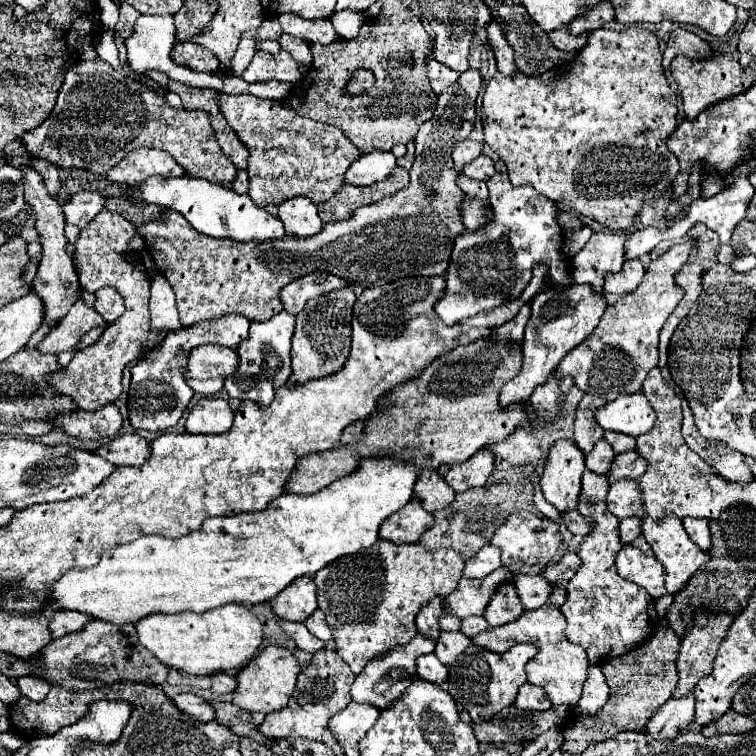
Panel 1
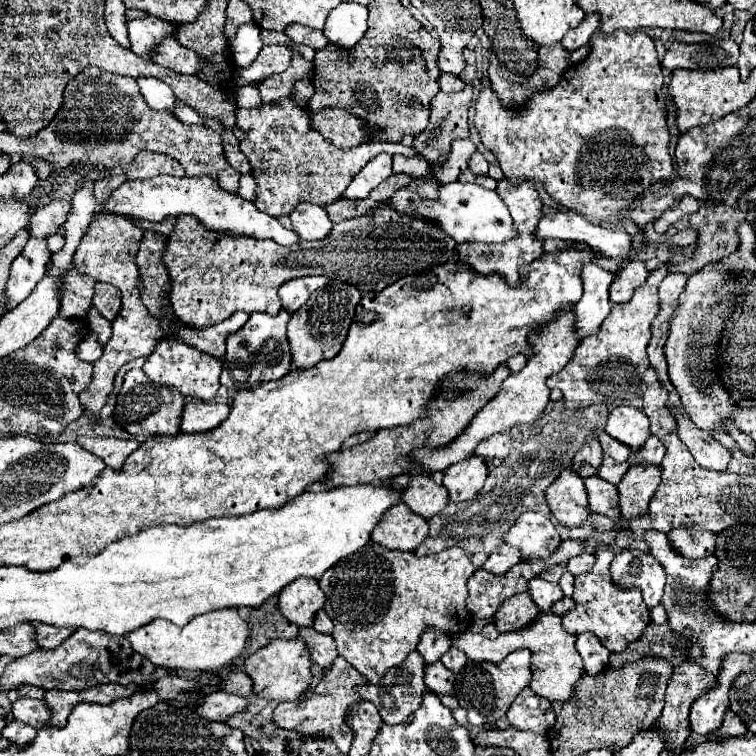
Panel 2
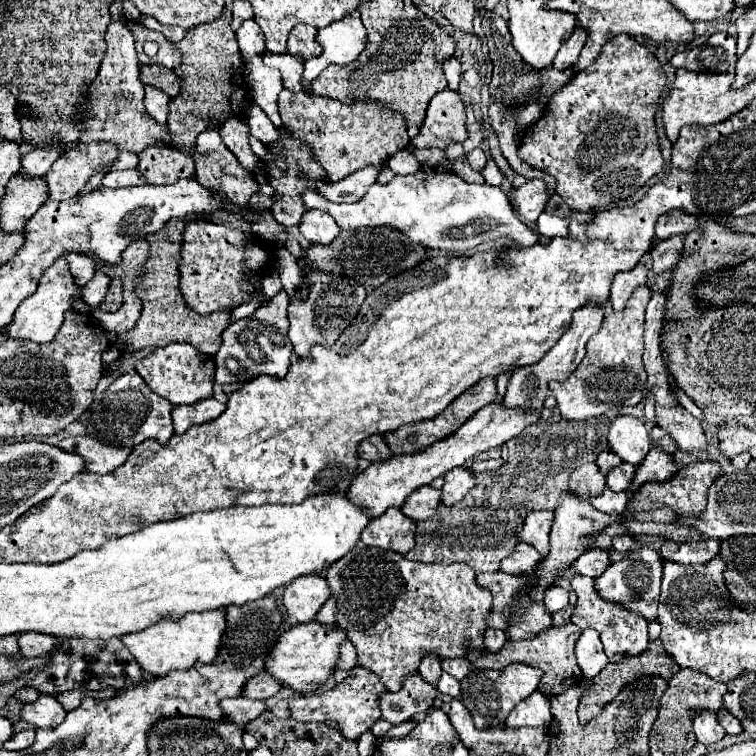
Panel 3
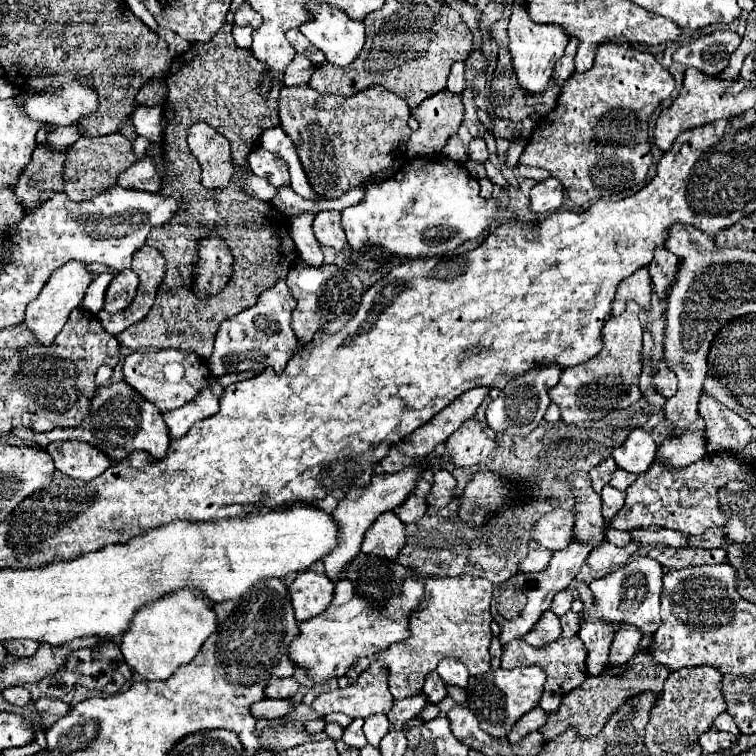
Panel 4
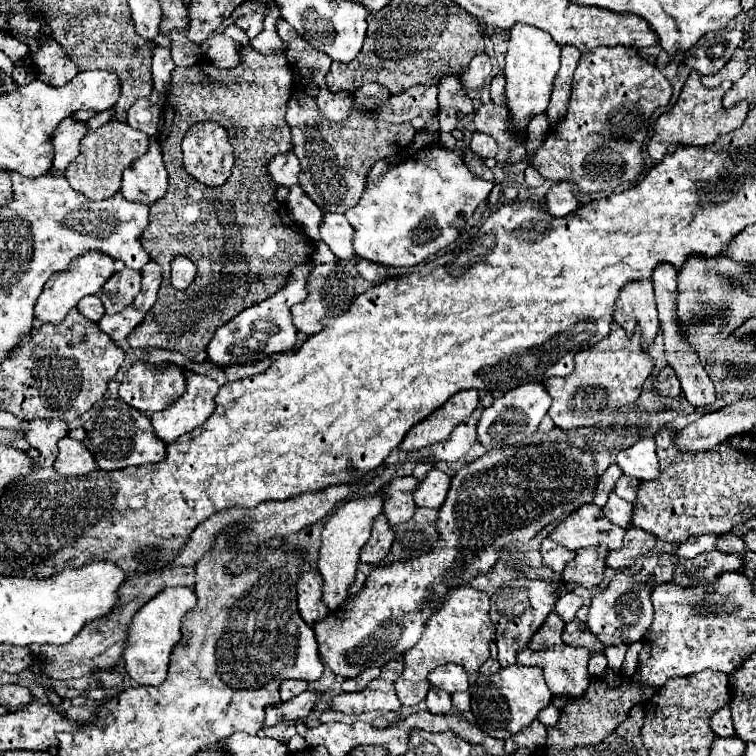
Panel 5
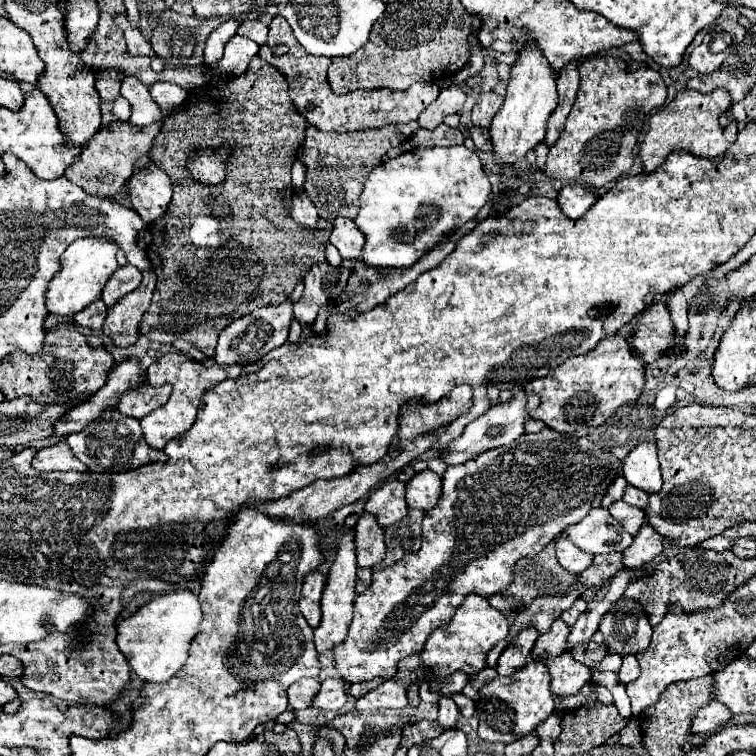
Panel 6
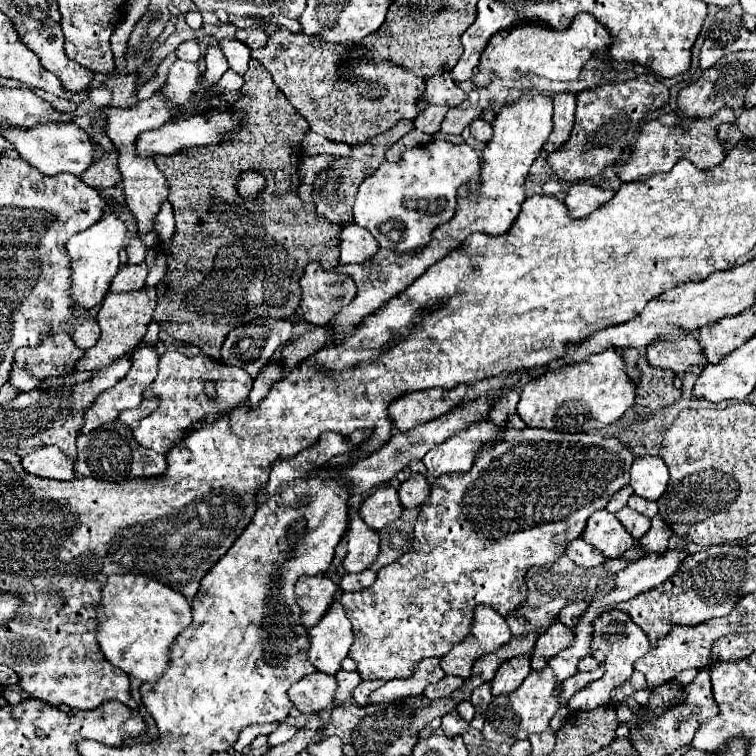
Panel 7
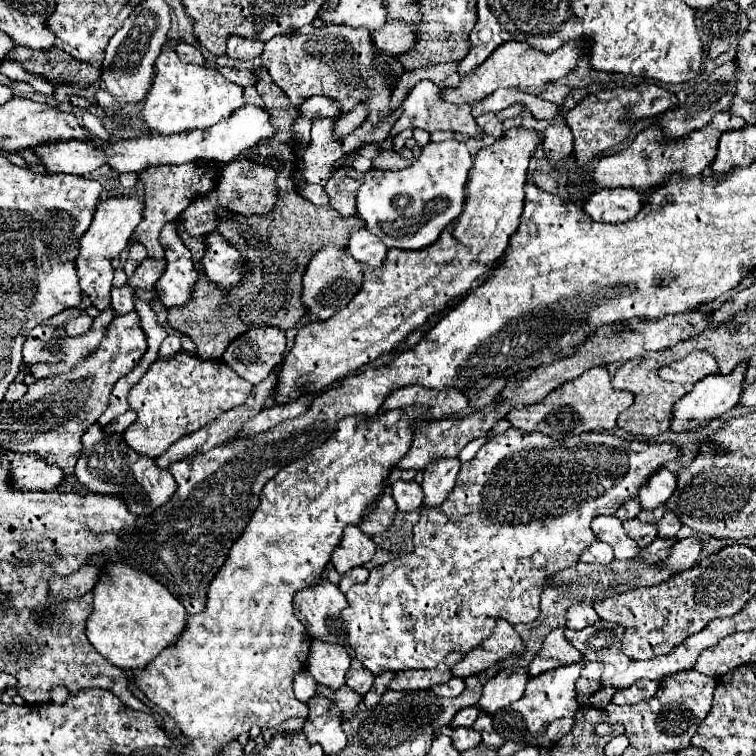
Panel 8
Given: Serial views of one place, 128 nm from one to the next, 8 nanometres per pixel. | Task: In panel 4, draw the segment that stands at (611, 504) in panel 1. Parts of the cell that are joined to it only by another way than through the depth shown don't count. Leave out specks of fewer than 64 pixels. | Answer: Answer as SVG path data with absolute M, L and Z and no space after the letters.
M682 432L680 436L670 436L658 448L658 456L664 464L672 468L690 466L706 454L706 436L704 432Z

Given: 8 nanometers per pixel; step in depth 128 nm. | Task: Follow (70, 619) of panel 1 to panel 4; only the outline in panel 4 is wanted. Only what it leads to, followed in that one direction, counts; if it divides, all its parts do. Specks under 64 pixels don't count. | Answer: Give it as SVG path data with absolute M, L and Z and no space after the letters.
M8 640L4 644L4 648L10 656L28 658L28 656L34 656L34 652L38 650L38 642L34 642L34 640Z

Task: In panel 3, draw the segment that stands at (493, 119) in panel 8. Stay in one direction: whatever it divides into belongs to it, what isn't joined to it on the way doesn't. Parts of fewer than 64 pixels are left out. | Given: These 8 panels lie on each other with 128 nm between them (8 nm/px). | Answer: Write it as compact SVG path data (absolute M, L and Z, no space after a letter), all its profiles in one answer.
M474 148L466 158L468 158L470 166L472 166L474 170L478 170L478 172L486 166L486 154L482 152L482 148Z

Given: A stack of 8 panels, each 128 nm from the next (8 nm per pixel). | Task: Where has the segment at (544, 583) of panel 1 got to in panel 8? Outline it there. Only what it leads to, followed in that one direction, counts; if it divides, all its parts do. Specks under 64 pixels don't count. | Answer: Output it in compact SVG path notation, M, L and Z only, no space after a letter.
M580 602L580 604L574 604L568 610L568 624L566 624L566 628L570 628L570 630L582 630L582 628L594 624L596 620L598 620L596 610L590 604Z

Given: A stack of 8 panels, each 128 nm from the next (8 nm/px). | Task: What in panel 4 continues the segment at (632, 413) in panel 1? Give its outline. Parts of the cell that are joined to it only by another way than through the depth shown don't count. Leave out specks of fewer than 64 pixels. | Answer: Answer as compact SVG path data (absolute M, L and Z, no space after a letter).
M636 428L630 432L626 442L614 450L614 460L618 468L626 472L644 474L656 458L656 448L658 446L652 440L652 436L646 430Z

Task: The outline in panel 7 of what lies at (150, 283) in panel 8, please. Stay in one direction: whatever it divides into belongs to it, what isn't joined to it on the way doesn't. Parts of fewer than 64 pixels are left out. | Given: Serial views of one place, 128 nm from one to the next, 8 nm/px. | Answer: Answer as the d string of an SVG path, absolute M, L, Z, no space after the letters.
M136 264L136 266L124 266L118 270L110 284L110 292L130 292L130 290L140 290L146 282L148 268L146 264Z

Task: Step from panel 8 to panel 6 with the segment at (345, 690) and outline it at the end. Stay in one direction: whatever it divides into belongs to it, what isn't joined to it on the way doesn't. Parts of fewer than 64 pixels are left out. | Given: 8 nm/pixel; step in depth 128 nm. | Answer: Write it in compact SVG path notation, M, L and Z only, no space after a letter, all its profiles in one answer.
M302 678L302 680L294 682L288 688L290 708L292 710L306 710L306 708L310 708L314 696L318 694L318 688L320 688L320 680L318 678Z

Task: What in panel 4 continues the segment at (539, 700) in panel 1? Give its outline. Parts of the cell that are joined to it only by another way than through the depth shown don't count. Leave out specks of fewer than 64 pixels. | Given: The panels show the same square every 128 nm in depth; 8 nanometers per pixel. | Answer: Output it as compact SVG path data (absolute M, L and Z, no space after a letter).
M536 706L534 710L530 710L528 714L524 714L524 716L516 722L516 726L512 728L512 732L510 732L506 738L514 744L514 742L522 740L526 734L540 730L544 724L546 724L546 712L544 712L540 706Z

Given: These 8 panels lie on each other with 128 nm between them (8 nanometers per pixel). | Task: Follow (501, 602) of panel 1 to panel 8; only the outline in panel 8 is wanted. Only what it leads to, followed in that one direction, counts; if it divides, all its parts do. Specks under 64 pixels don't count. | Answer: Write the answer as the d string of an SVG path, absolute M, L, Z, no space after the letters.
M556 628L544 640L542 650L530 662L528 672L530 672L530 676L540 676L546 670L554 670L554 668L568 666L568 664L582 662L582 660L584 660L584 656L572 644L568 644L568 640L564 636L564 628Z

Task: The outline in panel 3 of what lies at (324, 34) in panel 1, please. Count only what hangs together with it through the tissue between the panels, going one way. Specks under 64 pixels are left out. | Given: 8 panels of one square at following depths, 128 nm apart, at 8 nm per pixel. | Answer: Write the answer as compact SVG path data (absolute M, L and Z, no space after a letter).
M298 24L288 36L288 52L294 54L294 56L302 56L302 58L320 56L322 46L316 44L314 36L316 36L316 28L314 26Z

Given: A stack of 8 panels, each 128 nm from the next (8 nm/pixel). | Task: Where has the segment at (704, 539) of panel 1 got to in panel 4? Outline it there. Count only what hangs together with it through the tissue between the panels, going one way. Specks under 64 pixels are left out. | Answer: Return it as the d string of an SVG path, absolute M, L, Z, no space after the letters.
M654 546L648 552L650 558L658 560L658 564L666 566L668 570L680 570L688 566L704 566L704 564L722 564L726 562L726 550L714 548L714 550L700 550L700 548L666 548L666 546Z

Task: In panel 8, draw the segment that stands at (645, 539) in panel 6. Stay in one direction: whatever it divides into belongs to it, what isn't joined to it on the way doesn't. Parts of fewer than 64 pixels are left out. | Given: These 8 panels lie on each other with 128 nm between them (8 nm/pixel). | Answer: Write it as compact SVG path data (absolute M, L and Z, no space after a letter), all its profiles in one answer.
M666 510L664 518L658 522L658 536L660 538L670 538L676 536L676 532L682 528L682 522L678 520L678 516L674 516L674 512Z

